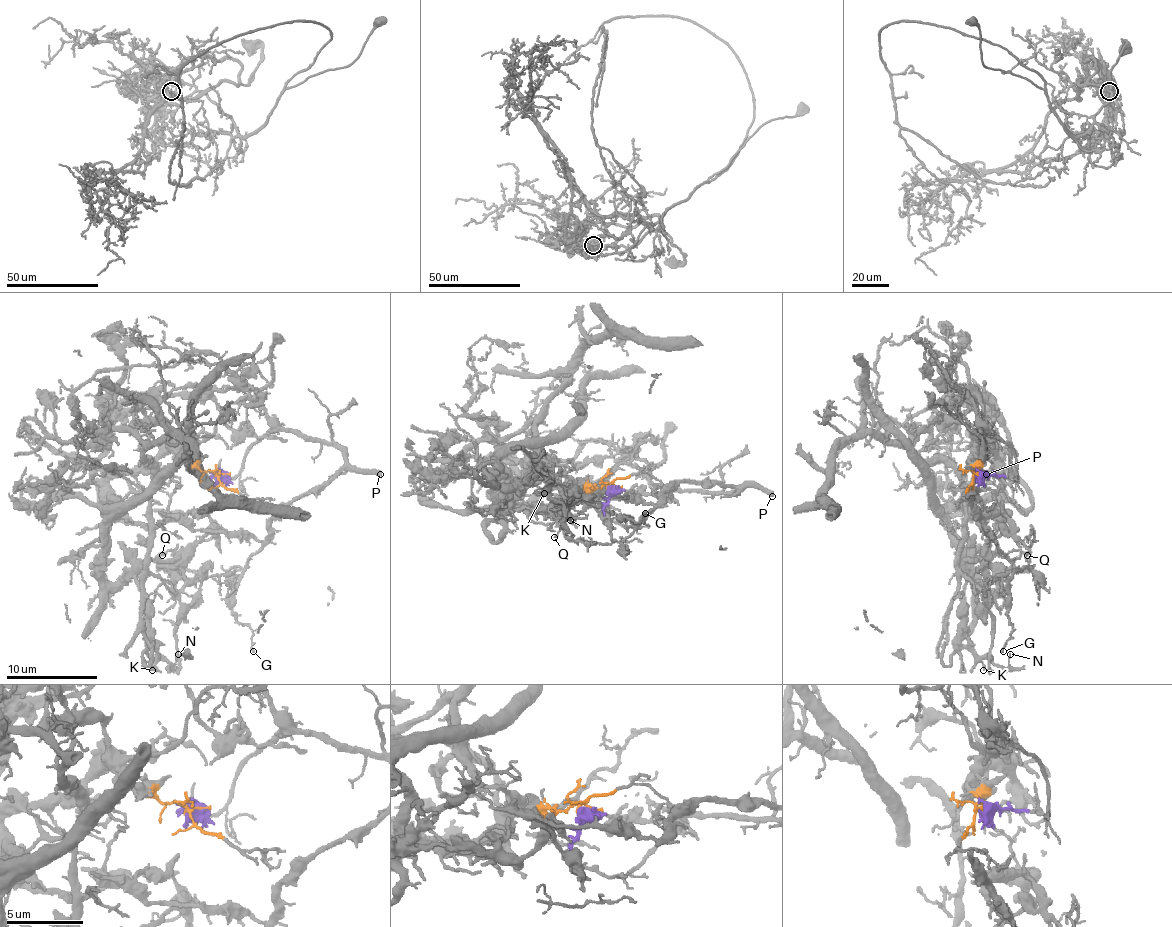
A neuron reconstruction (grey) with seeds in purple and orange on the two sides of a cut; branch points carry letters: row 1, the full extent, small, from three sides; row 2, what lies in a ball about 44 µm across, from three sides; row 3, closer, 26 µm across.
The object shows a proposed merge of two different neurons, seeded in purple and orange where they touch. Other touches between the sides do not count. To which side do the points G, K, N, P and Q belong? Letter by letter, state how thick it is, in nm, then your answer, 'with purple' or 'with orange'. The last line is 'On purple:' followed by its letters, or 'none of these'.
G: calibre 140 nm; with purple
K: calibre 90 nm; with orange
N: calibre 120 nm; with orange
P: calibre 440 nm; with purple
Q: calibre 110 nm; with orange
On purple: G, P

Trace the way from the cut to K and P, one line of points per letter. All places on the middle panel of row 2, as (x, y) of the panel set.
K: (613, 485), (579, 487), (563, 476), (550, 471), (541, 474), (536, 467), (548, 483), (538, 492), (543, 494)
P: (613, 485), (604, 517), (627, 526), (636, 526), (672, 489), (738, 492), (743, 487), (763, 487), (772, 496)

